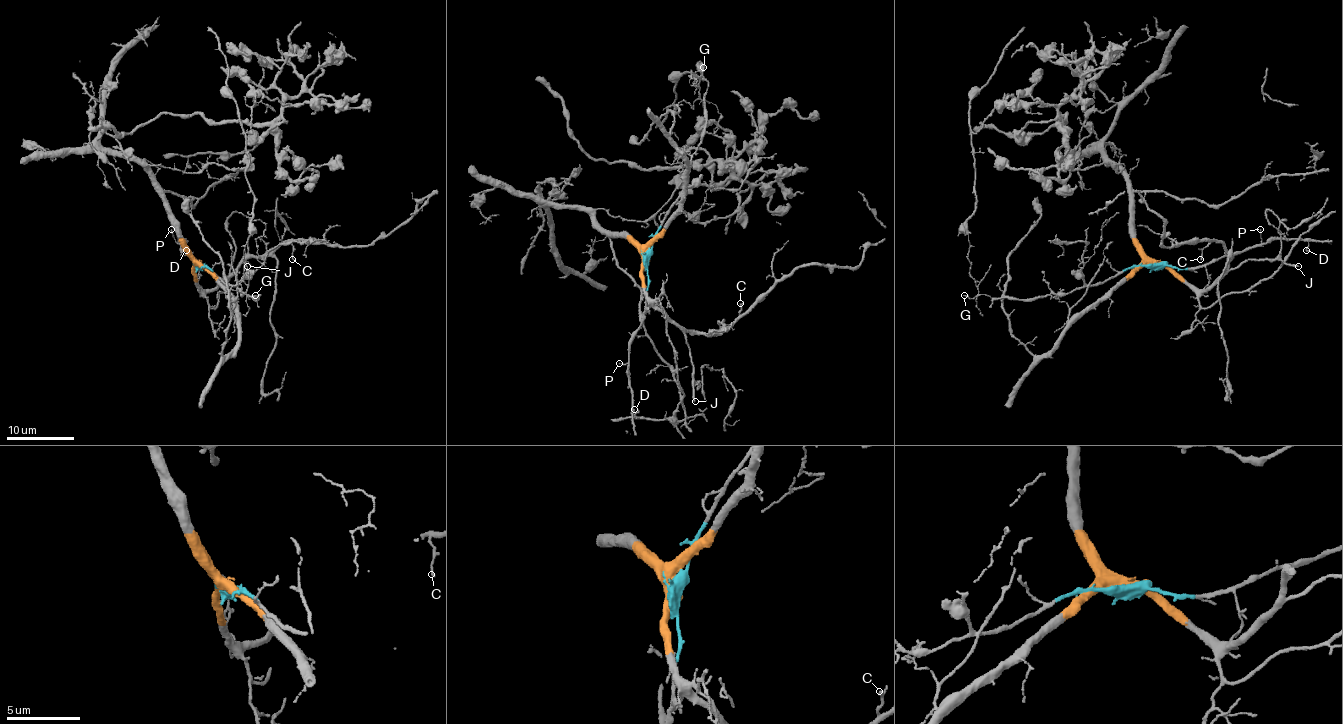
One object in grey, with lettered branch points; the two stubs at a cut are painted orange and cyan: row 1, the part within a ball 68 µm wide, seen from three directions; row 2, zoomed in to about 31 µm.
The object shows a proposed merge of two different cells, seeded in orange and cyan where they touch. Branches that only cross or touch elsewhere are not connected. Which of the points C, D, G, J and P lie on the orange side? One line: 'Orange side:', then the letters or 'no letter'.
Orange side: C, J

